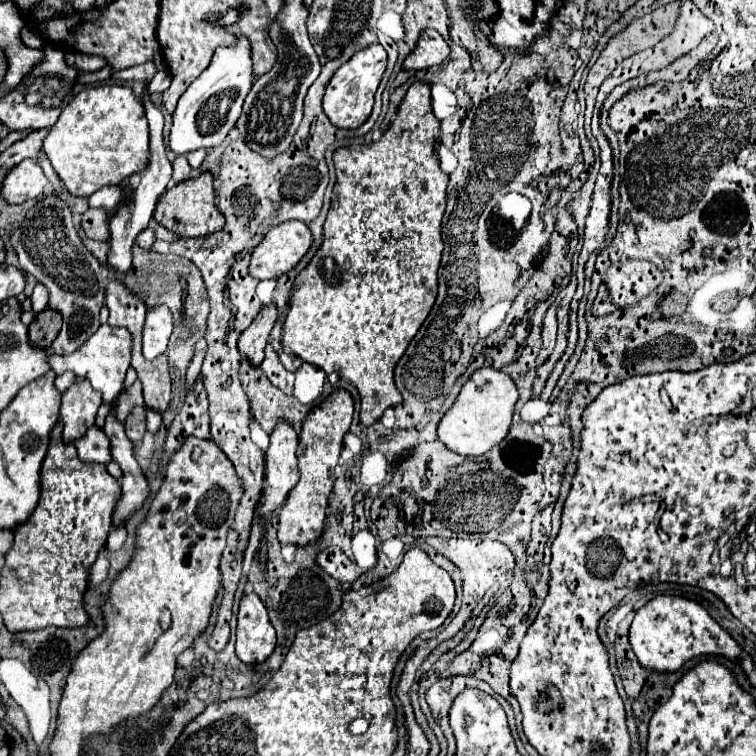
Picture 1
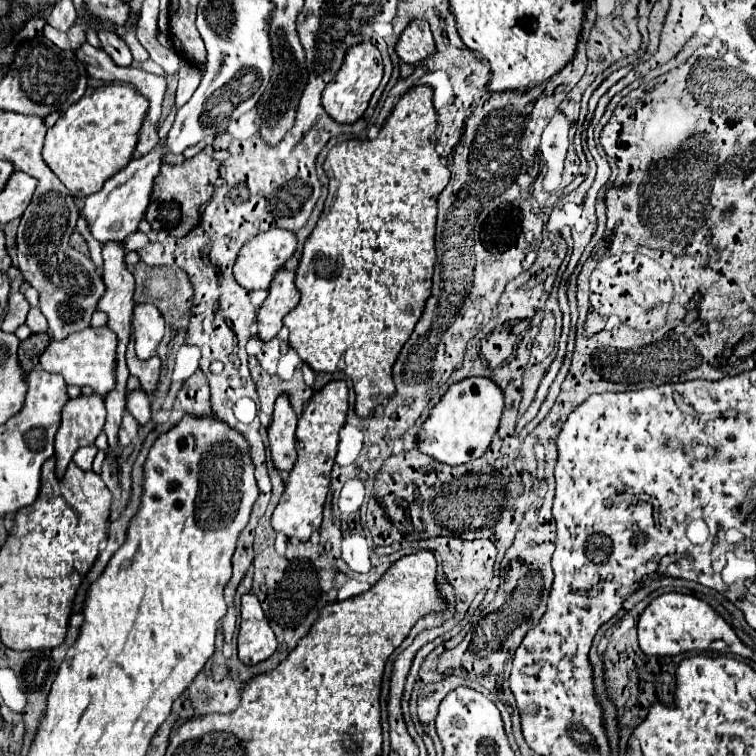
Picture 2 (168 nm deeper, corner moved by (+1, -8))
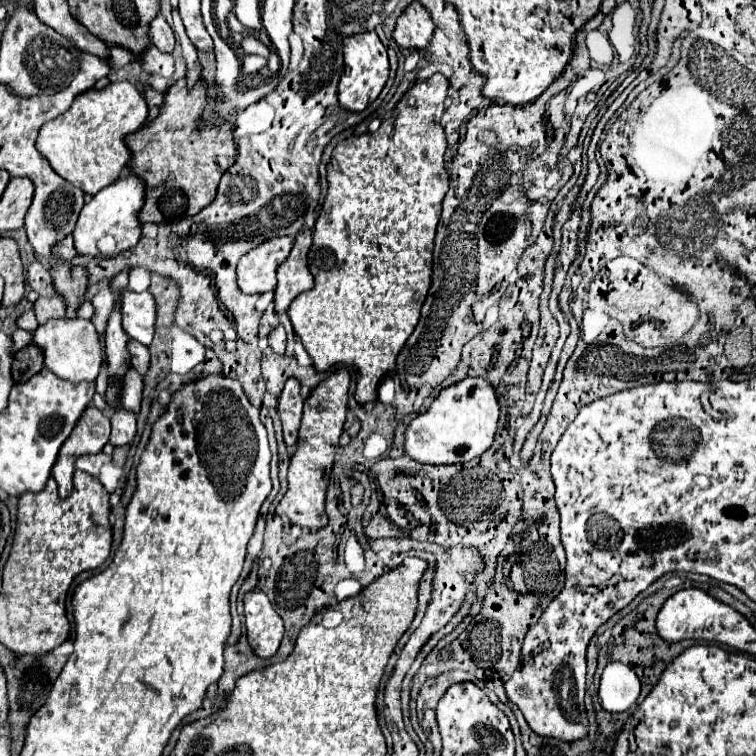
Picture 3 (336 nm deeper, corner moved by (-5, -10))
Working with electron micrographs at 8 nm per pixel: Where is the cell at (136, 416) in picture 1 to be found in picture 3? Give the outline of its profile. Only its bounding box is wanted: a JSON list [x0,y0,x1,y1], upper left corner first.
[109,407,137,447]

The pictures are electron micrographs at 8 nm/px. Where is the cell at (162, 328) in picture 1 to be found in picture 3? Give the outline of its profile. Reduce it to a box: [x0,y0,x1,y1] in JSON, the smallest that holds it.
[119,291,155,345]

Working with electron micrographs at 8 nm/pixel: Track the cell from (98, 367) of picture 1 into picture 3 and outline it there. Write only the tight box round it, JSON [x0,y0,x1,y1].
[31,319,105,383]

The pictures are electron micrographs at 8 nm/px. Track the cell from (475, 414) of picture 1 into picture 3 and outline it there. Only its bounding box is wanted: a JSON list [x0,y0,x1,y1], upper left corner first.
[405,377,499,465]

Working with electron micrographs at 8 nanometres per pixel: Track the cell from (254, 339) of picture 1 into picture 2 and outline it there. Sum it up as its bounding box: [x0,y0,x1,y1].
[257,269,297,343]

